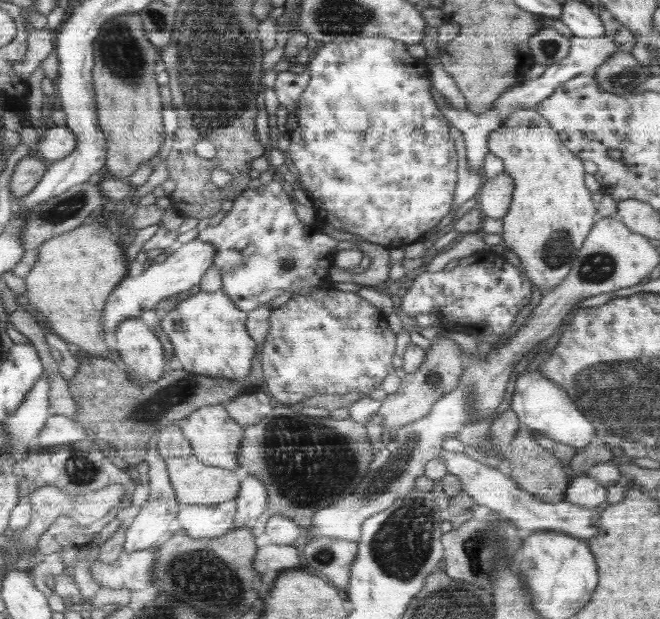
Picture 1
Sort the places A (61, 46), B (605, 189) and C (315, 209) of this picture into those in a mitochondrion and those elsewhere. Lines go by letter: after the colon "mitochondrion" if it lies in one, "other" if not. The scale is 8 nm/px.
A: other
B: other
C: other

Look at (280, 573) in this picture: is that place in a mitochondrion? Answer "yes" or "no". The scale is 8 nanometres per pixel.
no

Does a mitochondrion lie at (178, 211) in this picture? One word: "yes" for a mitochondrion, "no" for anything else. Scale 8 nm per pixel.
no

